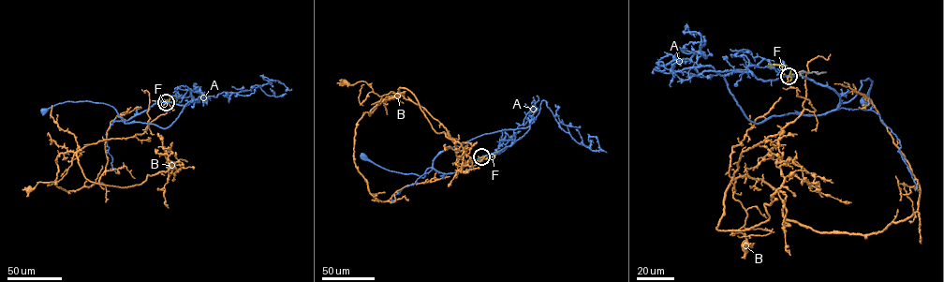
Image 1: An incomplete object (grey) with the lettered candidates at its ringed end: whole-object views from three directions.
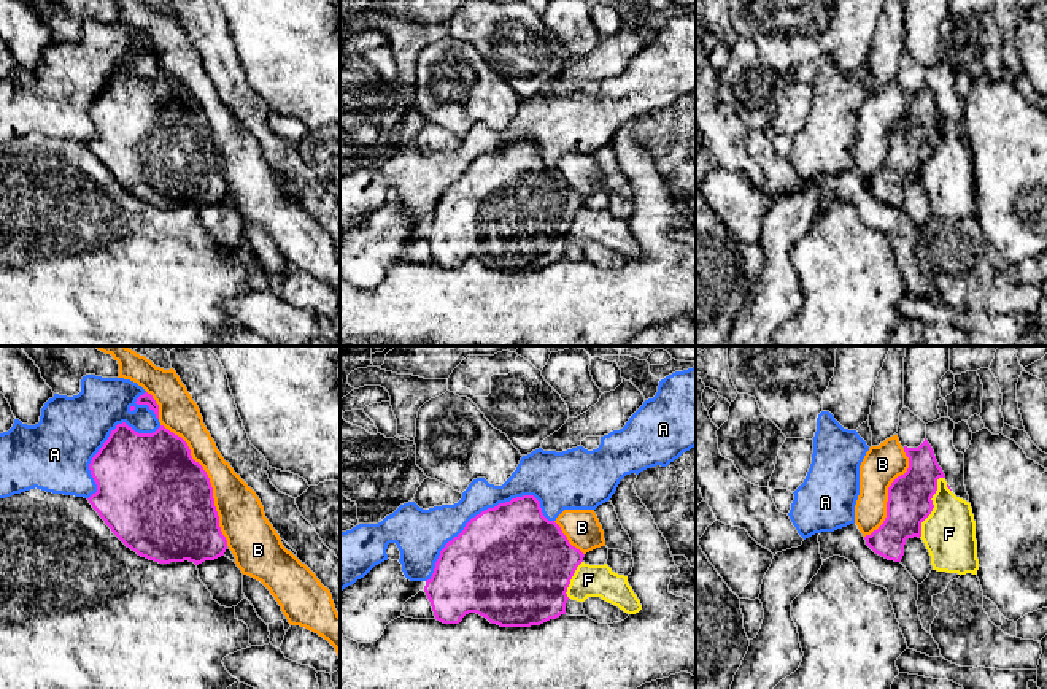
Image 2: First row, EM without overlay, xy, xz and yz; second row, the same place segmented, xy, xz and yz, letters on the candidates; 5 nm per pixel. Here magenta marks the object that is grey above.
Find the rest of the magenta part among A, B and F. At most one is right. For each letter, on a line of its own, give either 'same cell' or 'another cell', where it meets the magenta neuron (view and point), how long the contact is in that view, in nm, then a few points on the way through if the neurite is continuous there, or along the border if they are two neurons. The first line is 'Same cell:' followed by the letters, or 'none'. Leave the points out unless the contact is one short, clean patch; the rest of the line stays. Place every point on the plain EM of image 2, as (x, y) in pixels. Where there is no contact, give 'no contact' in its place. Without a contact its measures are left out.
Same cell: none
A: another cell; contact xz (485, 154); length 700 nm
B: another cell; contact xy (208, 126); length 700 nm
F: another cell; contact yz (933, 150); length 340 nm

